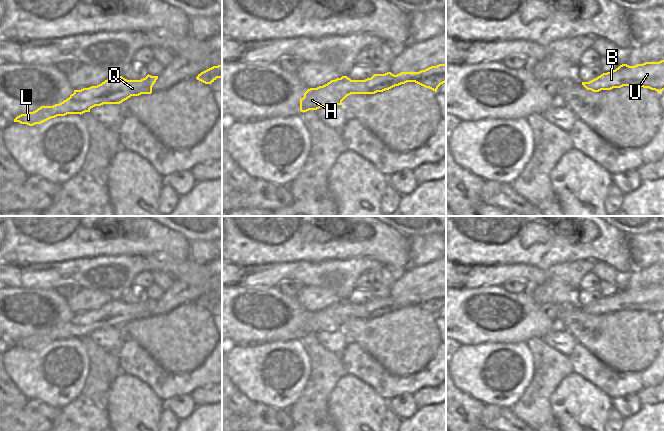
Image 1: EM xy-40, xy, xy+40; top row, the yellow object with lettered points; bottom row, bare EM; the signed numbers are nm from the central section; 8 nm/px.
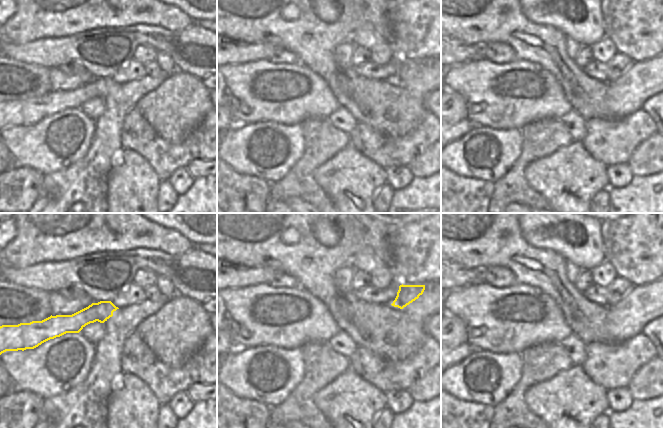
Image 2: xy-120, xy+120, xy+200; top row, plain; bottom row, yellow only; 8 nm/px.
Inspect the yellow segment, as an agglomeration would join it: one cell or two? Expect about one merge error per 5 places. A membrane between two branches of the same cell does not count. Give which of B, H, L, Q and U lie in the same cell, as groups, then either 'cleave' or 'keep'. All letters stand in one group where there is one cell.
B H L Q U | keep

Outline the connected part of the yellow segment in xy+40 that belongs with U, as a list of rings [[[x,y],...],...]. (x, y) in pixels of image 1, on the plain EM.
[[[664,284],[635,290],[622,288],[615,294],[603,297],[589,306],[582,306],[582,309],[593,316],[623,310],[641,310],[661,316],[664,314]]]

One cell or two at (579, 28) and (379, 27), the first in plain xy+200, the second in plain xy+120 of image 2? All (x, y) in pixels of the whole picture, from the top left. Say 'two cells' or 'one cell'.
two cells

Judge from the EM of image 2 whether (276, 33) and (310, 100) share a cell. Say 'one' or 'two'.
two

